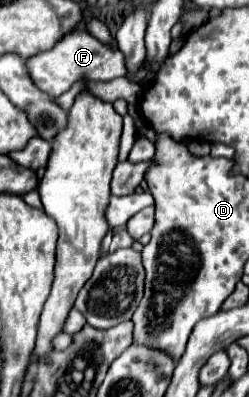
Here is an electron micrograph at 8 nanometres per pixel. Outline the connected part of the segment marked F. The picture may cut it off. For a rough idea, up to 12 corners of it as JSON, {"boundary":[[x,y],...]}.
{"boundary":[[84,29],[26,61],[60,97],[76,81],[122,77],[124,57]]}

